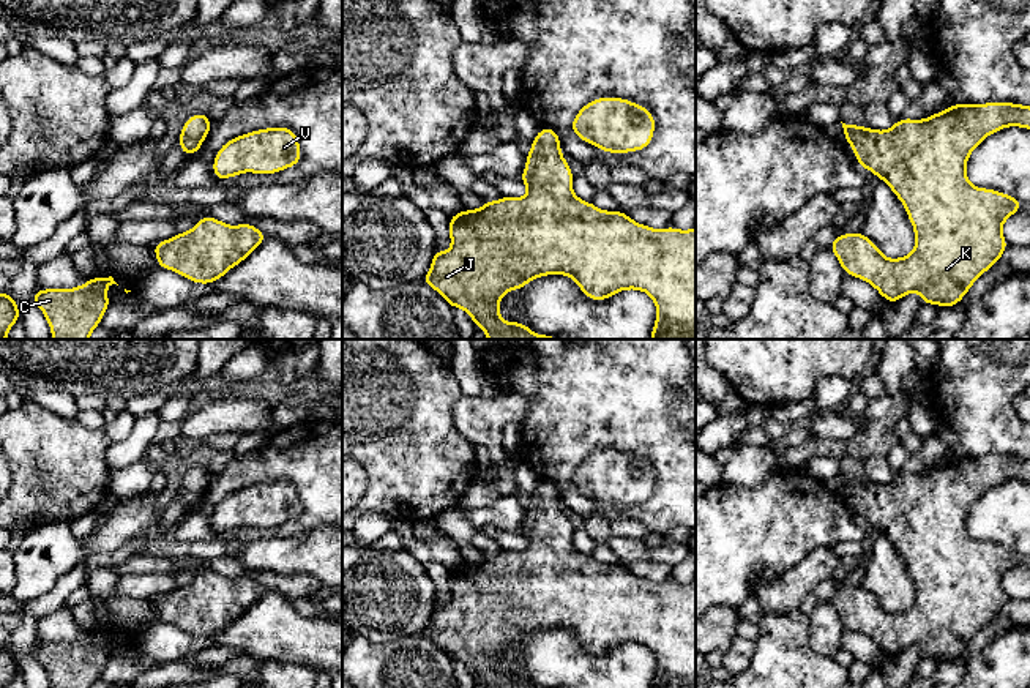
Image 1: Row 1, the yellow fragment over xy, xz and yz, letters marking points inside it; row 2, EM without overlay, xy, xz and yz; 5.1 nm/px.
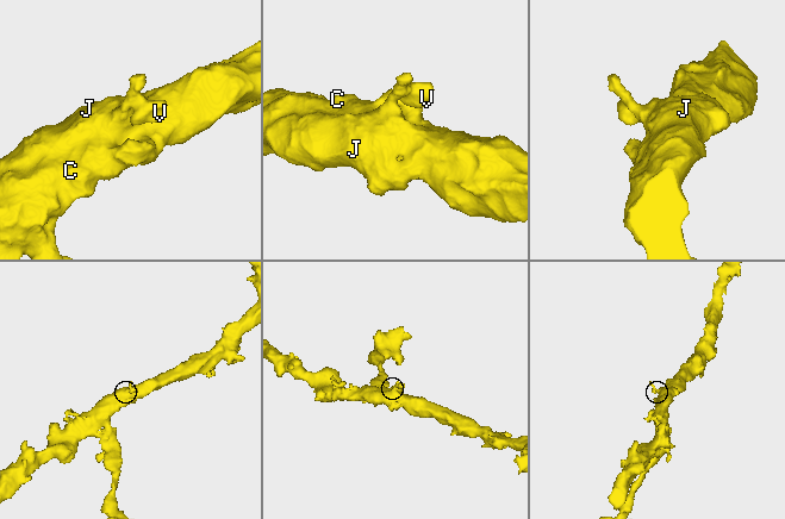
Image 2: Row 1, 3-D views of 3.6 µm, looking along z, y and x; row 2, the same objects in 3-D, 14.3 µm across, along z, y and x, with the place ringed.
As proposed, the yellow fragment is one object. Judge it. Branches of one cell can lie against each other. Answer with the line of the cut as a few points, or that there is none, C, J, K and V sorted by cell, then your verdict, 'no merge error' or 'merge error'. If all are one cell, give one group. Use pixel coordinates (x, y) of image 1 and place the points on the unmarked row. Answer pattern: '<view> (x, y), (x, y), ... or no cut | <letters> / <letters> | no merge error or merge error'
no cut | C J K V | no merge error

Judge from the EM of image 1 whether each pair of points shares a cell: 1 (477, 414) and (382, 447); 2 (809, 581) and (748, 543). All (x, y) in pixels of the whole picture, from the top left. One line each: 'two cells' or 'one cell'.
1: two cells
2: two cells

